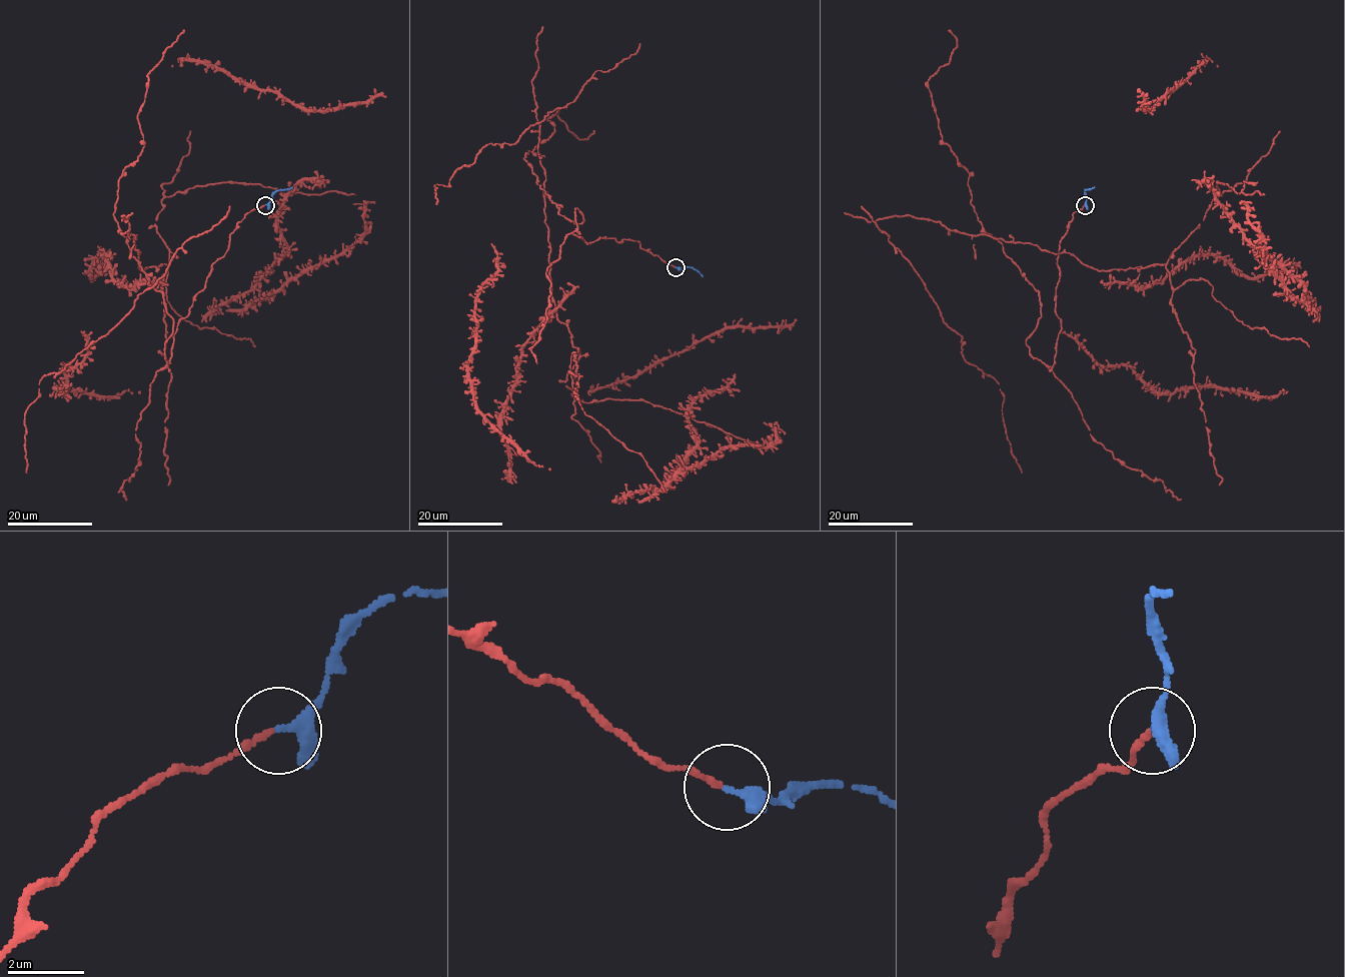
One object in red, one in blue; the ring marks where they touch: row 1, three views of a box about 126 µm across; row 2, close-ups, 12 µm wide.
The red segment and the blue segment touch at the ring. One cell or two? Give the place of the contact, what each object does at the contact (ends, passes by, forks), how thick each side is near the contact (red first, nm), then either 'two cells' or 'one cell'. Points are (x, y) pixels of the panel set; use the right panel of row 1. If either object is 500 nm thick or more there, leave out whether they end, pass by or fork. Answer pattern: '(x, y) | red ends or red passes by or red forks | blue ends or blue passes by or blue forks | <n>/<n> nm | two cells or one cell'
(1085, 205) | red ends | blue passes by | 140/260 nm | one cell

